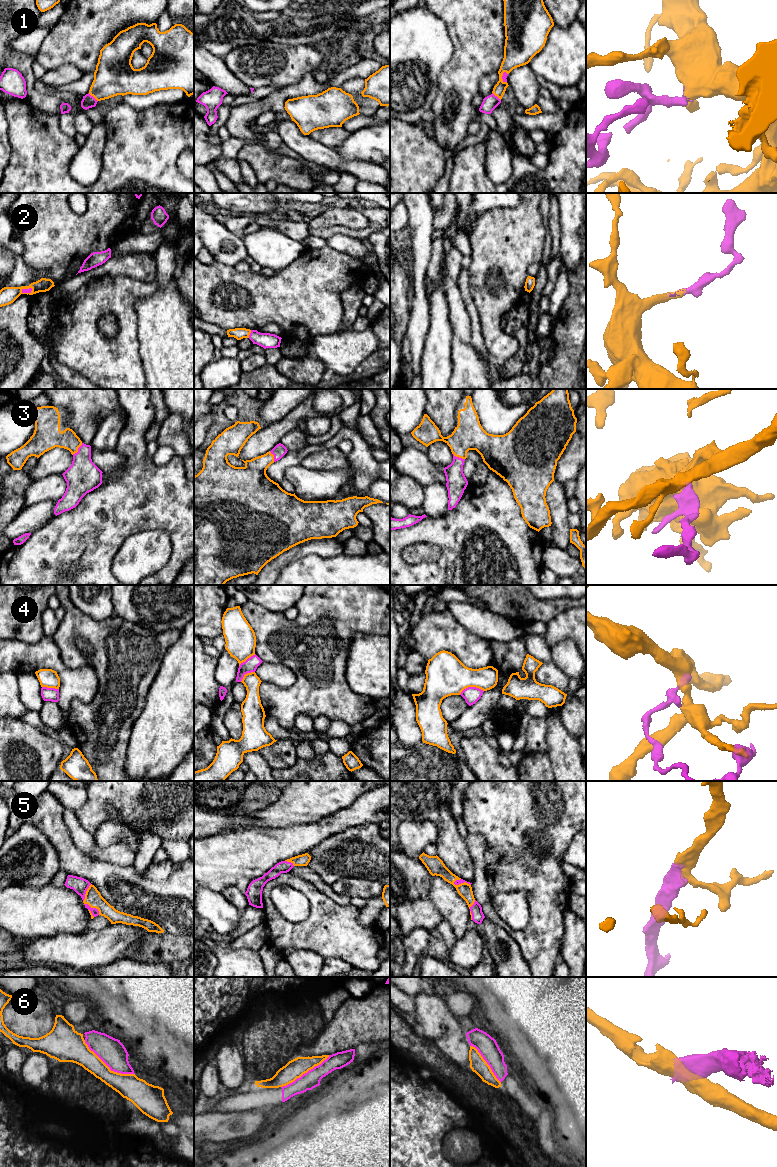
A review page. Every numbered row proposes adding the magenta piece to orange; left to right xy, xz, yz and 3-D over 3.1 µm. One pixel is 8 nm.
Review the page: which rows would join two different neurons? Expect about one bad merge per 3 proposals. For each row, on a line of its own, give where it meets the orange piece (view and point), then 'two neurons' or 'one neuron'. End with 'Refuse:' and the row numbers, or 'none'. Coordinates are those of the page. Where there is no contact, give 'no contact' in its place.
1: contact xy (93, 96); one neuron
2: contact xz (249, 334); one neuron
3: contact xy (77, 450); one neuron
4: contact yz (471, 686); two neurons
5: contact xy (93, 907); one neuron
6: contact xy (108, 1067); two neurons
Refuse: 4, 6

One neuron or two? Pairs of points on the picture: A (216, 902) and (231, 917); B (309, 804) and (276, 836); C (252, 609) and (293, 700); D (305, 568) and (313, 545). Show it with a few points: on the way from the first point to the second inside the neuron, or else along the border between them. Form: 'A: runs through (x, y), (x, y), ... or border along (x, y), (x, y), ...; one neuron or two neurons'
A: runs through (220, 906), (227, 913); one neuron
B: border along (310, 822), (264, 828); two neurons
C: runs through (274, 632), (301, 659), (301, 677); one neuron
D: border along (333, 556), (304, 555), (288, 563); two neurons

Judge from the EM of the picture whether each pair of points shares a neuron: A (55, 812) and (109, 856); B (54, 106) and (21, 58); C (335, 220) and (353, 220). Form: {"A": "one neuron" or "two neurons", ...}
{"A": "two neurons", "B": "one neuron", "C": "one neuron"}

